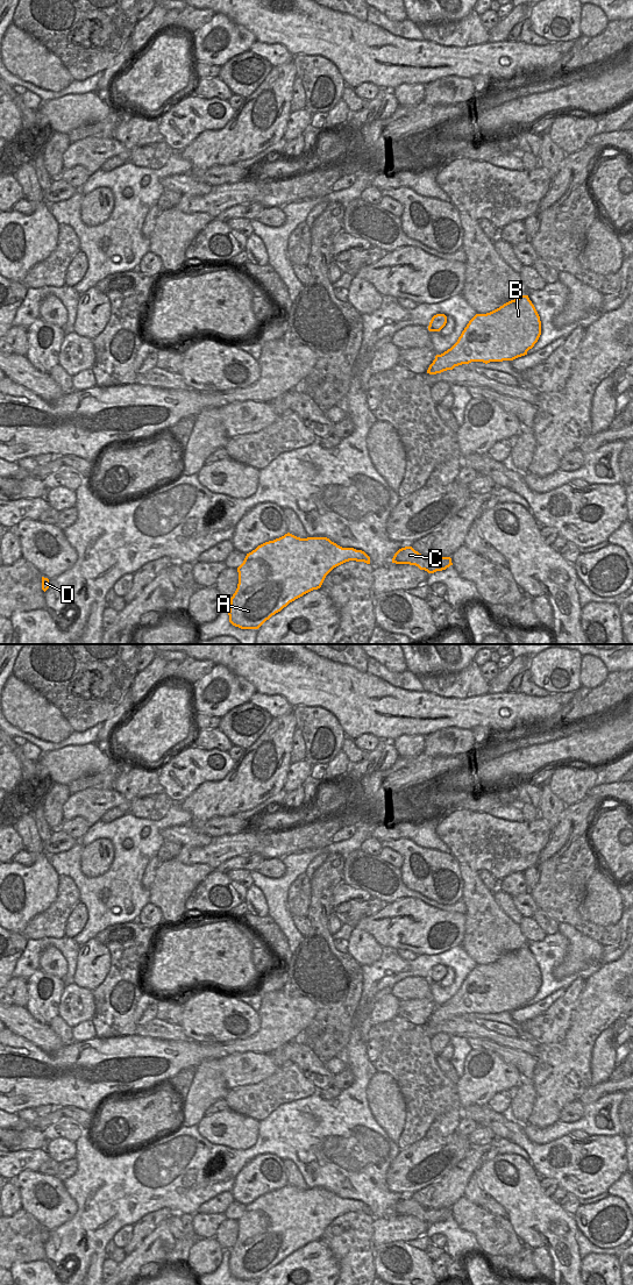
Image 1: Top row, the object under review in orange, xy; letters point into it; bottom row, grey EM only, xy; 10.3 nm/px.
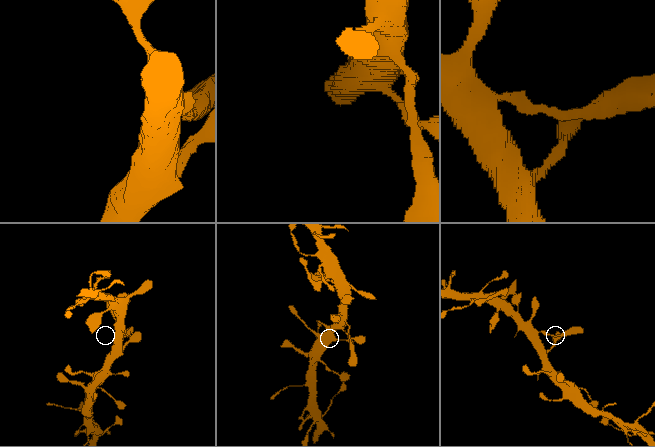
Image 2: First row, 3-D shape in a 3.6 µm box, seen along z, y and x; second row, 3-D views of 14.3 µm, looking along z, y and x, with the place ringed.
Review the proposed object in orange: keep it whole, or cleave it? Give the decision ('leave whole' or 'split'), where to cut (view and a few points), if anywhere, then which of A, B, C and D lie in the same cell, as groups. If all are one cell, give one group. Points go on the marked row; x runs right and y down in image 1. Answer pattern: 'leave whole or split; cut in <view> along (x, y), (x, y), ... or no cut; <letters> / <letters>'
leave whole; no cut; A B C D

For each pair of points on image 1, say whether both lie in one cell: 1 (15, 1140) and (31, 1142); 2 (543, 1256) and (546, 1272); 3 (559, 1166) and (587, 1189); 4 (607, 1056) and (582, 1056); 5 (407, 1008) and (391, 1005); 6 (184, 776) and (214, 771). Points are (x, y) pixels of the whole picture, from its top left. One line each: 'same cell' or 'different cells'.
1: same cell
2: same cell
3: same cell
4: different cells
5: different cells
6: same cell

